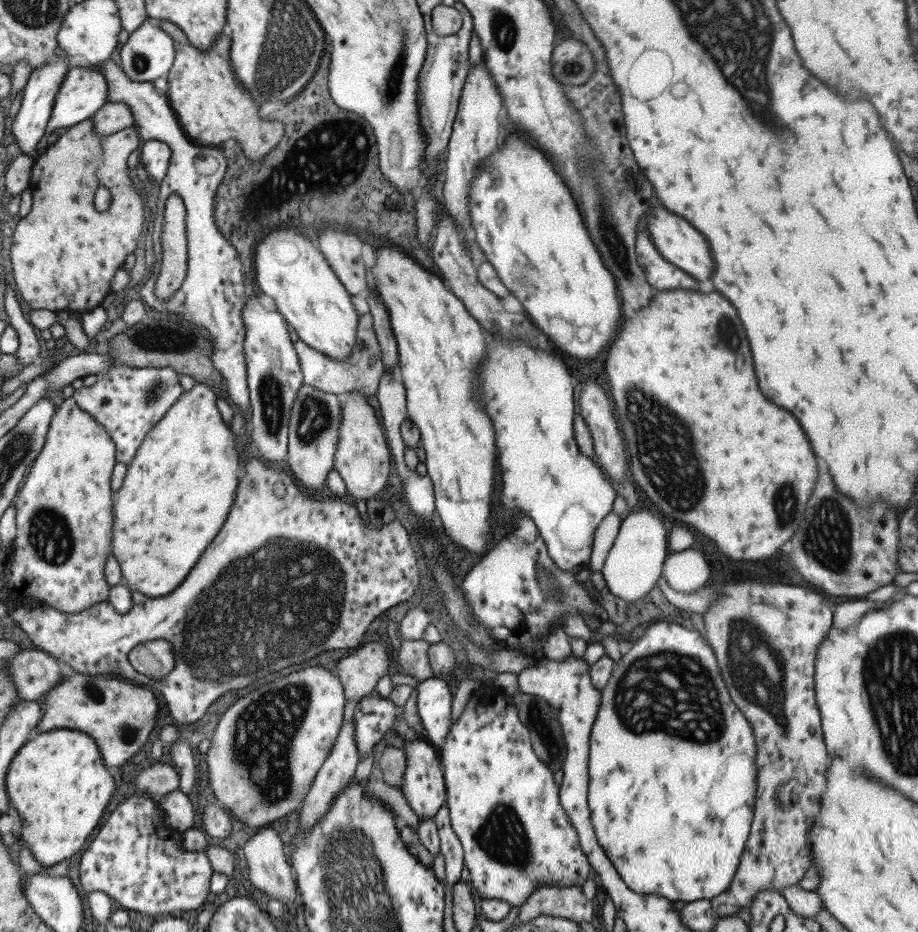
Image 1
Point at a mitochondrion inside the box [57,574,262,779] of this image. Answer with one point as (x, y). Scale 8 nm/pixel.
(94, 692)

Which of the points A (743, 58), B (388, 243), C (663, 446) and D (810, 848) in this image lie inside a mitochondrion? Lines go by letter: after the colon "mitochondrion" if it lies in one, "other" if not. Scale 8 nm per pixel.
A: mitochondrion
B: other
C: mitochondrion
D: other

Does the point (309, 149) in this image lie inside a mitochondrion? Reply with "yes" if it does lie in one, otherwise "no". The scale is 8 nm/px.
yes

